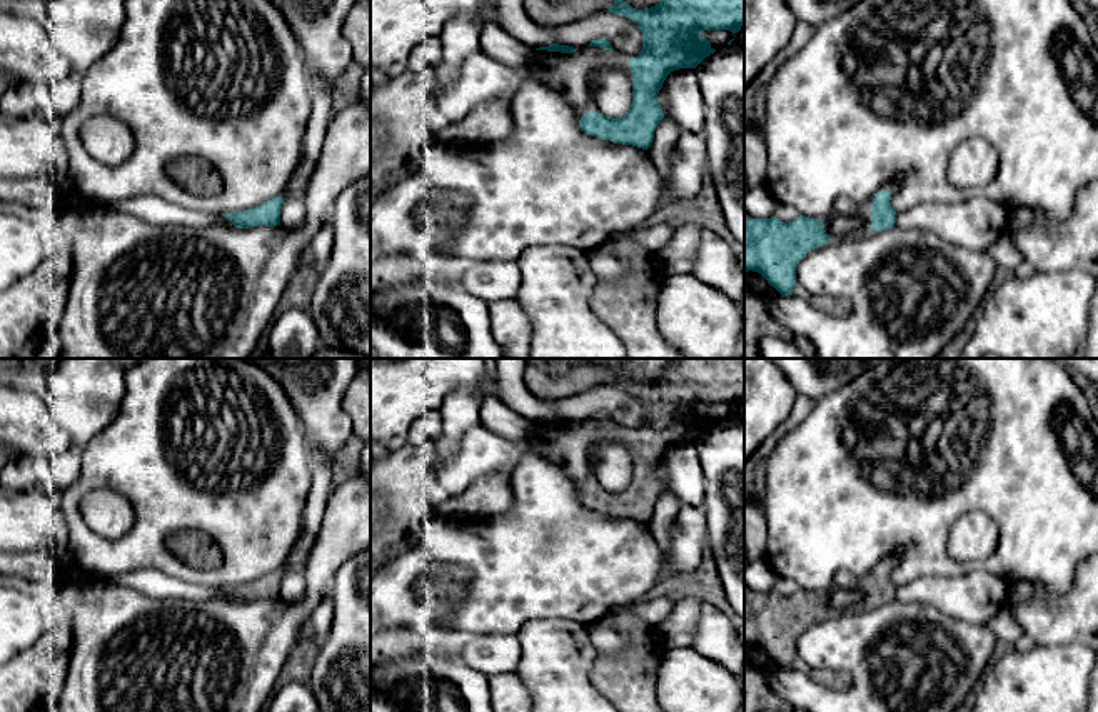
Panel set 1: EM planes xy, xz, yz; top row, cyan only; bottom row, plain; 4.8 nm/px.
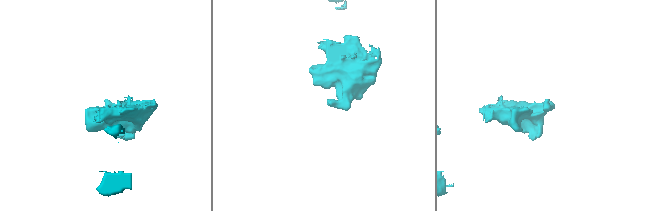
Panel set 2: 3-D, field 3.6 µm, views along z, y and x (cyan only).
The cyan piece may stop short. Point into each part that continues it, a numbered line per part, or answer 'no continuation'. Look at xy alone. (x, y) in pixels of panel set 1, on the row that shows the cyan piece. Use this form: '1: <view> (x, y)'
no continuation

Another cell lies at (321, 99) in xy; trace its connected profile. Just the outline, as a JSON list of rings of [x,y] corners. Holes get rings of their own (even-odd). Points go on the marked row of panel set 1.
[[[317,78],[310,80],[310,102],[312,117],[307,125],[304,137],[304,153],[297,168],[294,170],[282,197],[284,198],[304,198],[309,178],[314,172],[315,160],[320,153],[320,145],[325,135],[325,128],[330,122],[330,93],[325,90],[324,83]]]

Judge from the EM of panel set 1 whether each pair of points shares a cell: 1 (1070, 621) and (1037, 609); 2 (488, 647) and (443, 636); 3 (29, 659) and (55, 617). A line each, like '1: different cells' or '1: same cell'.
1: same cell
2: different cells
3: same cell

